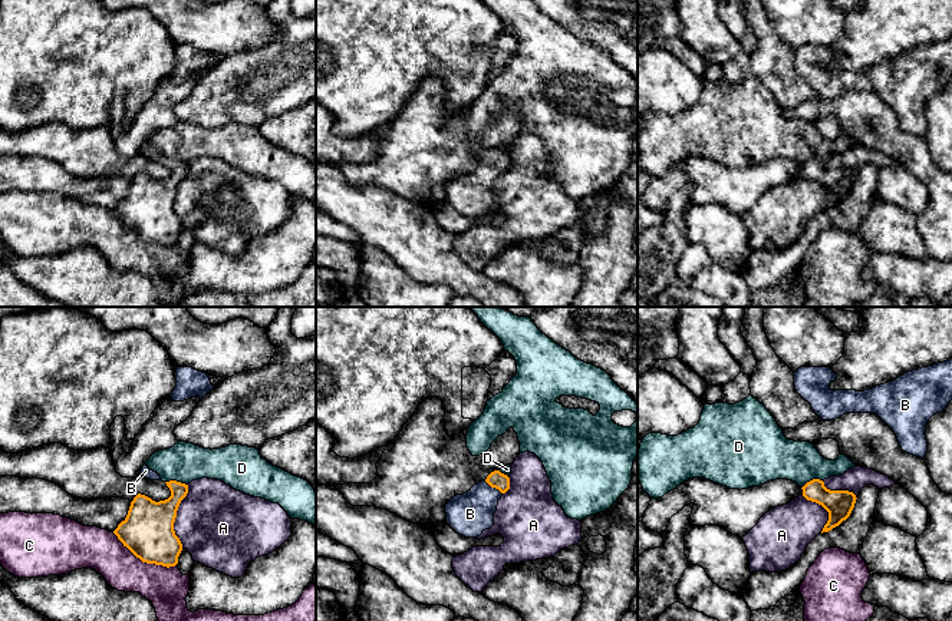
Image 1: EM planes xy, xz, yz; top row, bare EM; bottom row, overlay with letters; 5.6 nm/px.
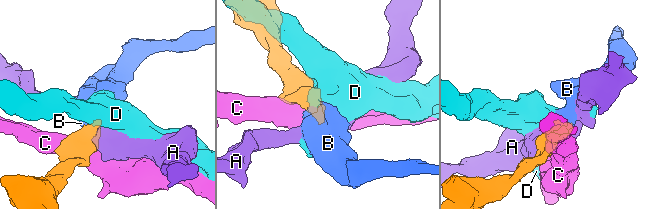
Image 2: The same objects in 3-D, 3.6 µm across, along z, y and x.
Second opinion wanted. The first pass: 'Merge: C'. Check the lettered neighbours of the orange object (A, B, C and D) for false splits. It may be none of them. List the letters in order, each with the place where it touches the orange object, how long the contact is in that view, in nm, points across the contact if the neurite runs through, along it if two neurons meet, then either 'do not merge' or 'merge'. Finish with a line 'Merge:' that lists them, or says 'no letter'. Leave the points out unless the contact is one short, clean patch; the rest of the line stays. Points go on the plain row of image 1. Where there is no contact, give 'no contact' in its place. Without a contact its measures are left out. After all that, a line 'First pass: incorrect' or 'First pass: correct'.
A: meets orange in xy at (175, 195); contact 360 nm long; do not merge
B: meets orange in xz at (493, 165); contact 130 nm long; runs through xz (496, 158), (493, 165), (470, 192); merge
C: meets orange in xy at (144, 240); contact 400 nm long; do not merge
D: meets orange in xy at (175, 159); contact 130 nm long; border along xy (165, 159), (180, 159), (187, 164); do not merge
Merge: B
First pass: incorrect

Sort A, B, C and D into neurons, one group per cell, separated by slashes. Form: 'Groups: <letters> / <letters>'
Groups: A / B / C / D

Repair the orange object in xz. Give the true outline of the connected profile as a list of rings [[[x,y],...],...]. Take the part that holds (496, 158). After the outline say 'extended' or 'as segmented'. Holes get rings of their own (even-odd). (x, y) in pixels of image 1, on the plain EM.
[[[500,149],[445,184],[447,202],[465,217],[477,217],[494,204],[498,179],[510,168],[510,156]]]; extended

